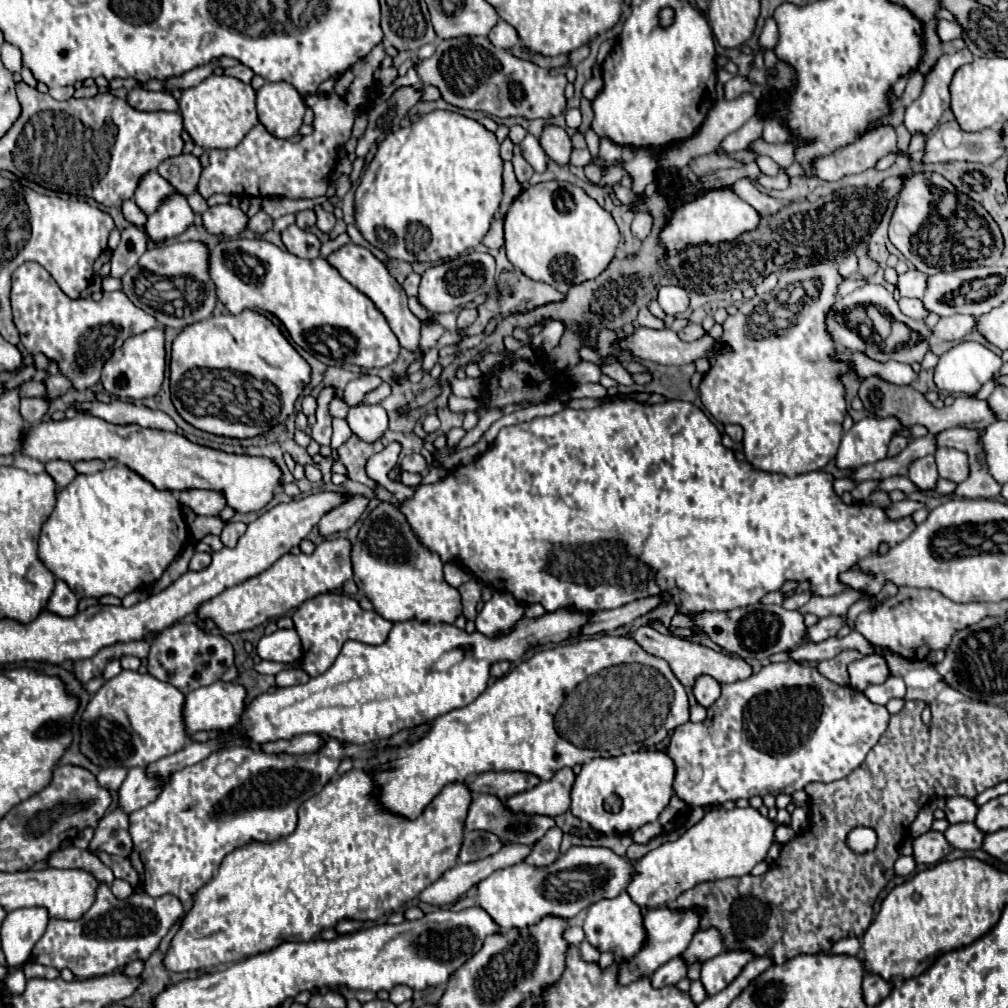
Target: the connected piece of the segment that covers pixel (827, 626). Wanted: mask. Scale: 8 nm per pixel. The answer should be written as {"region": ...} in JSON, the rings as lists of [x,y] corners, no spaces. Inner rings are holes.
{"region":[[[846,614],[844,616],[826,616],[826,618],[820,618],[818,624],[808,630],[808,638],[820,642],[820,640],[826,640],[830,636],[836,636],[836,632],[840,628],[844,628],[846,622],[848,622]]]}

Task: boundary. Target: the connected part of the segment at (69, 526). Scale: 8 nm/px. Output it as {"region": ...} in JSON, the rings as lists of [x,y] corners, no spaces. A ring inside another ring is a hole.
{"region":[[[118,464],[96,474],[78,474],[58,494],[58,502],[50,518],[44,522],[38,538],[38,556],[44,566],[58,578],[64,580],[78,596],[100,598],[112,594],[124,598],[128,592],[140,590],[156,582],[170,562],[182,552],[188,542],[188,528],[182,518],[180,502],[170,490],[158,490],[140,474],[128,466]]]}

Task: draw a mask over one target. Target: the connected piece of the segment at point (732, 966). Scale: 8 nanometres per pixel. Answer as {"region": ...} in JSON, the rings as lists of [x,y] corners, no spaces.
{"region":[[[722,952],[720,956],[708,960],[708,964],[702,964],[700,982],[706,994],[714,996],[724,990],[750,960],[752,956],[744,956],[744,952]]]}

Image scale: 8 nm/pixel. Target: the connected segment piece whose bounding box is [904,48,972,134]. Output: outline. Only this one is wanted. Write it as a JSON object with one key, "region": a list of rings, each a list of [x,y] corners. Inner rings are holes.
{"region":[[[968,48],[954,54],[944,54],[936,62],[936,66],[930,70],[926,78],[920,98],[906,108],[904,124],[910,134],[928,134],[938,124],[942,112],[950,108],[950,80],[954,72],[968,62],[972,62],[972,54]]]}

